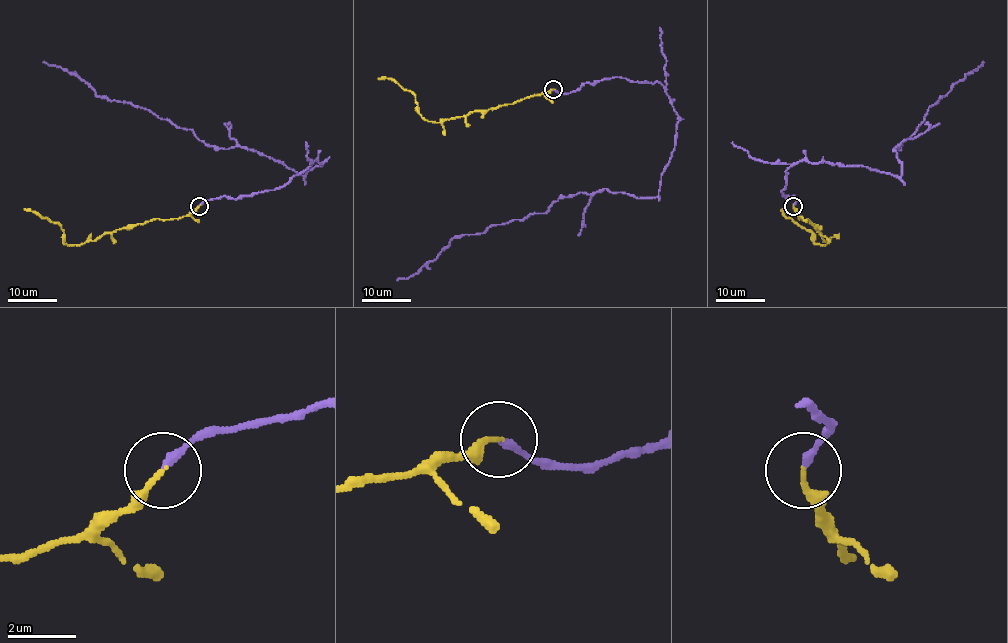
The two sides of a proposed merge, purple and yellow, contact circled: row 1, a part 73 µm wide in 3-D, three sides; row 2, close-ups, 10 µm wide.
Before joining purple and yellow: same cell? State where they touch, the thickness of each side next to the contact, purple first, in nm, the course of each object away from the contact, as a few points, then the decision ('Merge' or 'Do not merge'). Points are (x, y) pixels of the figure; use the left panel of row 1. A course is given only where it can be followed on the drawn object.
Place: (199, 206). Thickness 220 nm (purple) against 160 nm. Course of purple: (199, 206), (282, 187), (324, 161), (304, 176), (251, 149), (206, 144), (43, 62). Course of yellow: (199, 206), (178, 218), (153, 218), (74, 244), (64, 242), (57, 223), (24, 208). Merge

